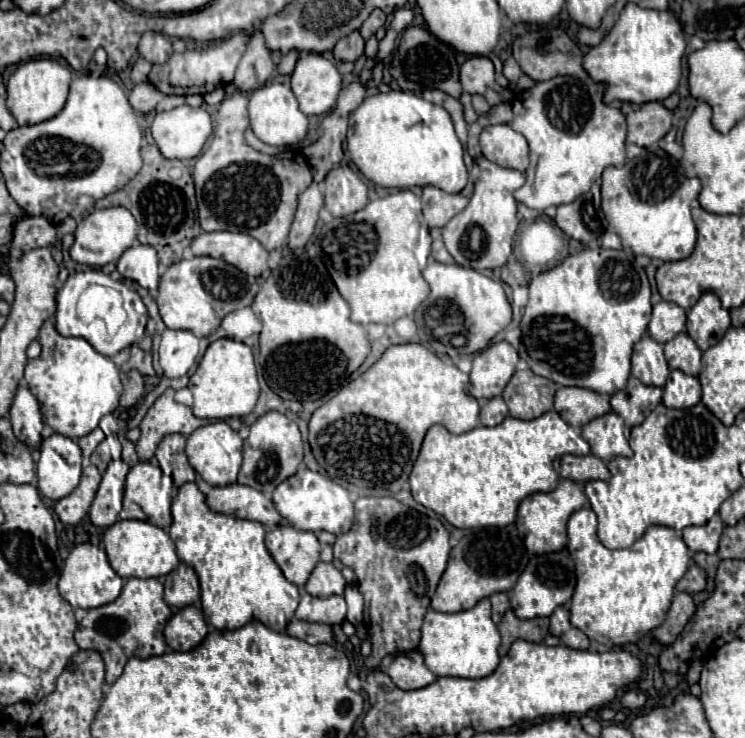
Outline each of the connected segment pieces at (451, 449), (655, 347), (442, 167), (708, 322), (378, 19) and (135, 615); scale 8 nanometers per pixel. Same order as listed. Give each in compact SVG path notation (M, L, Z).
M549 410L535 420L519 420L507 416L493 428L477 426L471 432L459 436L451 434L445 426L435 424L427 430L419 458L413 464L409 476L411 494L419 504L437 512L457 528L507 526L515 522L517 506L525 496L535 492L551 492L557 486L559 476L553 468L553 460L561 454L589 454L589 444L555 410Z
M645 334L633 346L631 374L647 386L663 386L667 382L667 376L671 374L663 356L663 344L655 342L649 334Z
M393 90L387 94L367 96L363 104L349 116L347 152L359 172L367 180L383 188L413 188L413 186L437 186L445 192L461 192L467 184L467 168L463 162L463 148L453 130L453 122L445 108L419 98L413 92Z
M703 292L703 296L687 314L687 334L701 350L715 346L729 326L729 312L721 306L713 292Z
M373 10L371 16L363 22L363 26L361 26L359 32L361 32L361 36L363 36L365 40L369 40L383 24L385 24L385 14L383 14L381 10Z
M129 578L119 594L119 598L111 604L91 608L87 616L79 622L75 632L75 642L79 648L97 648L105 662L105 680L113 684L127 664L129 658L149 658L157 654L165 654L167 644L163 640L163 628L171 618L171 608L163 600L163 584L159 578Z

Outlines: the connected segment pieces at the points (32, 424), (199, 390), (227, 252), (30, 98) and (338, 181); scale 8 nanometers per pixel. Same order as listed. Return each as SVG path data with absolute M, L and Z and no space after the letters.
M19 384L15 390L15 398L9 408L9 420L13 424L15 436L23 440L27 446L35 448L41 442L43 416L37 398L25 384Z
M231 338L211 342L195 374L189 378L189 390L193 394L193 412L199 418L223 420L229 416L247 416L259 398L259 382L251 348Z
M201 232L193 242L195 256L215 256L235 264L249 276L261 276L267 270L267 250L253 238L241 232Z
M53 58L31 59L22 62L7 82L7 108L13 118L23 124L39 124L53 118L65 104L69 94L72 70L68 65Z
M339 166L325 178L325 208L333 216L349 216L367 204L367 186L349 168Z

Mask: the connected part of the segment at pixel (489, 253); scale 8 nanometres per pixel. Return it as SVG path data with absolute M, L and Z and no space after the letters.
M479 156L473 160L471 178L475 184L473 196L467 208L443 226L443 242L457 264L473 270L493 270L503 266L511 256L515 230L519 226L513 192L525 184L525 174L519 170L501 168L485 156Z

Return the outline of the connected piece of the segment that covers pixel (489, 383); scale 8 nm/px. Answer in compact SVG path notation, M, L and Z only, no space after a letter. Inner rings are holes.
M497 342L473 358L469 374L469 392L477 400L489 400L501 396L505 384L515 372L519 356L509 342Z

